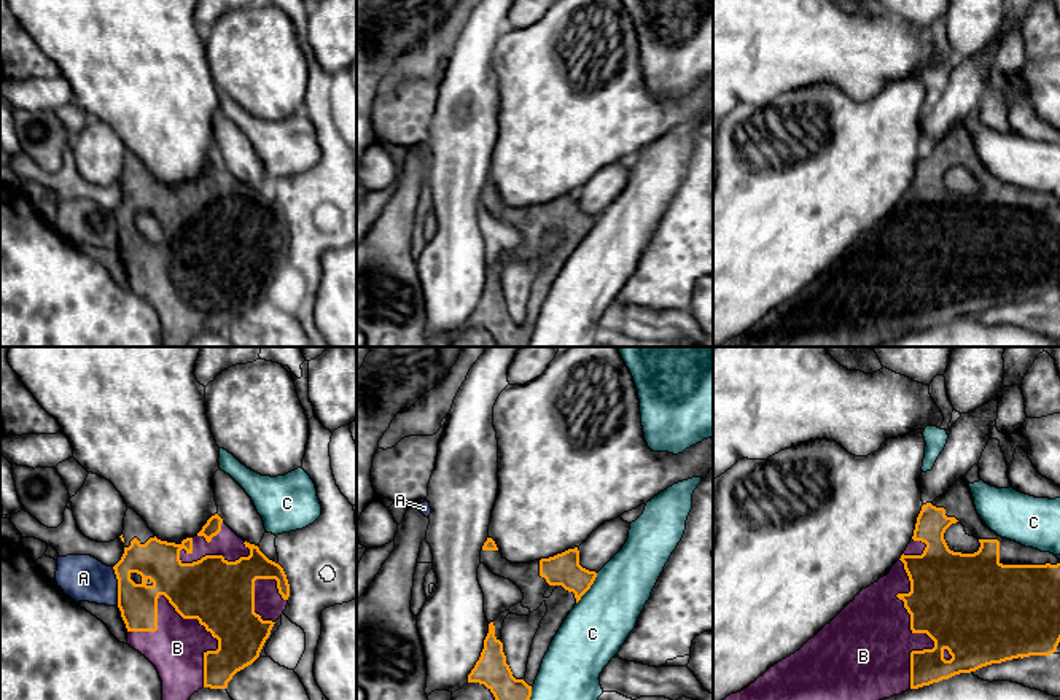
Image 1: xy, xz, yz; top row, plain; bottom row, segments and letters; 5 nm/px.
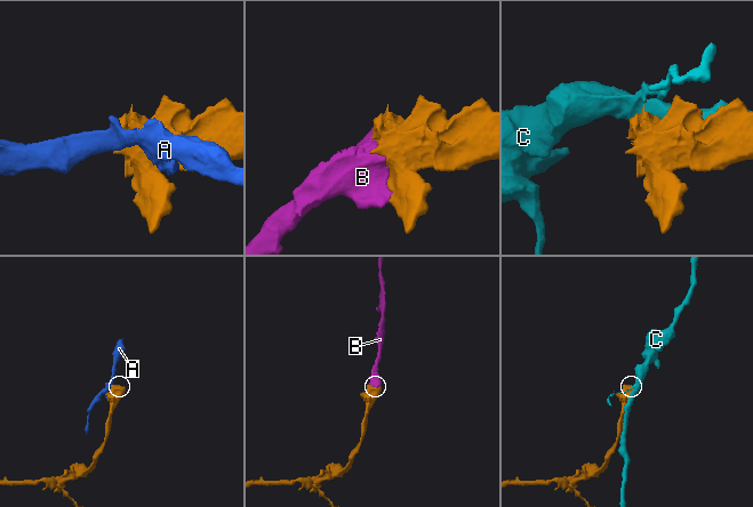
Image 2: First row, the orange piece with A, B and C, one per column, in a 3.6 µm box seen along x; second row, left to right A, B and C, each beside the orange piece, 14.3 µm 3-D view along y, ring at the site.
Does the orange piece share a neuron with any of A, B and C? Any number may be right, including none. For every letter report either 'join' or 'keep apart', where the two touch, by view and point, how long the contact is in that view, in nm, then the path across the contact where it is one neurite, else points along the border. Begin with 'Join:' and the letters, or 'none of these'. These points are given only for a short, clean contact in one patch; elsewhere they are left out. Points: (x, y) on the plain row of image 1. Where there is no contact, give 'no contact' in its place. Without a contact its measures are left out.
Join: B
A: keep apart; contact xy (118, 229); length 200 nm
B: join; contact xy (214, 280); length 500 nm
C: keep apart; contact xz (589, 231); length 190 nm

